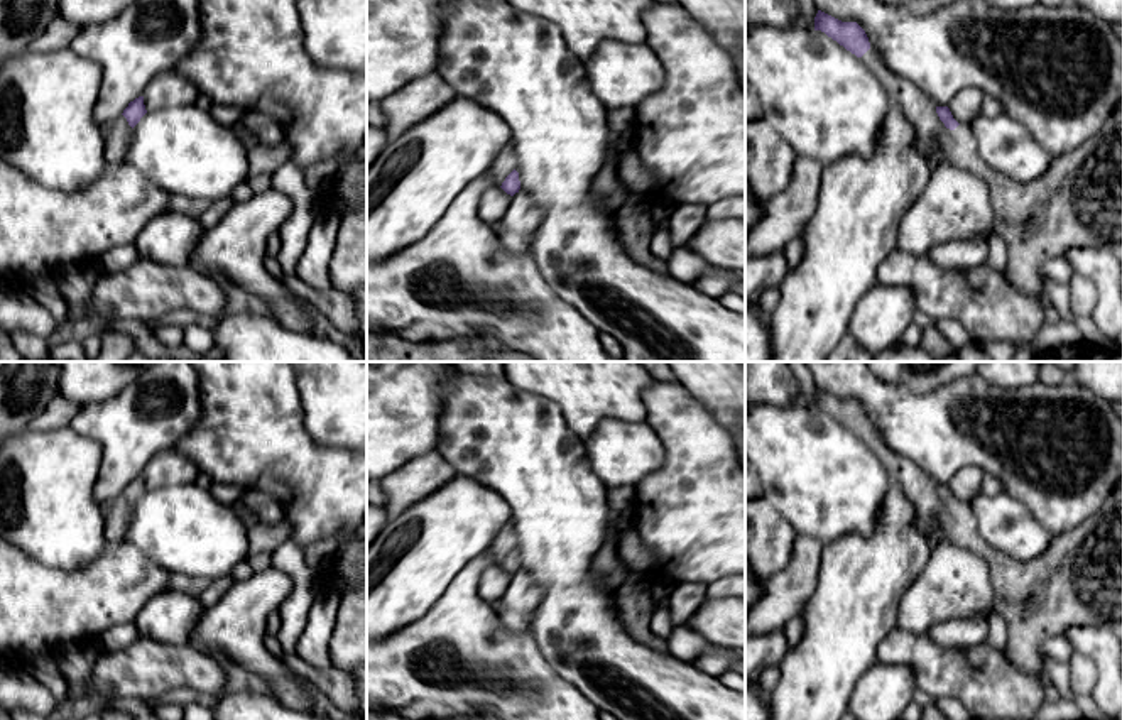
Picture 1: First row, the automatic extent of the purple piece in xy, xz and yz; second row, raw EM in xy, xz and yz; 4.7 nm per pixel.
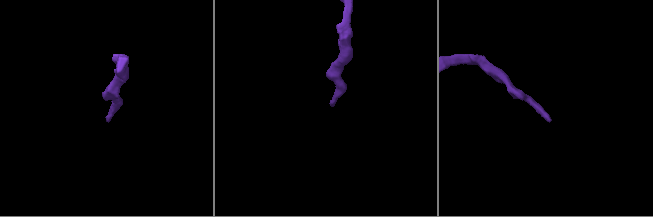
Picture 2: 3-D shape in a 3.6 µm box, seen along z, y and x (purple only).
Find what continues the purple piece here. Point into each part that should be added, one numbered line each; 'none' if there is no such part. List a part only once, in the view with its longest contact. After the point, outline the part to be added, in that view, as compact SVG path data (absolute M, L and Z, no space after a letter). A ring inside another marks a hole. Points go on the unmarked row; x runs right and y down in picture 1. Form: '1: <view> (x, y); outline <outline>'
1: yz (1077, 582); outline M869 428L862 438L884 463L891 482L902 487L928 527L941 529L948 543L989 563L995 595L994 612L1007 624L1004 654L1009 663L1048 686L1051 678L1039 654L1044 639L1063 635L1070 627L1107 625L1122 642L1122 478L1092 517L1066 532L1054 534L1039 558L1021 561L995 549L980 536L968 504L946 507L931 478L914 461L887 448L877 429Z

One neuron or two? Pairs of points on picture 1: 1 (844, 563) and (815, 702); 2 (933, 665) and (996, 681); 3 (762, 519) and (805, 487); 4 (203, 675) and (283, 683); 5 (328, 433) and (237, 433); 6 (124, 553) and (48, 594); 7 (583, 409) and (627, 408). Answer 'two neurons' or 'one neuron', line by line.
1: one neuron
2: one neuron
3: two neurons
4: two neurons
5: two neurons
6: one neuron
7: one neuron

